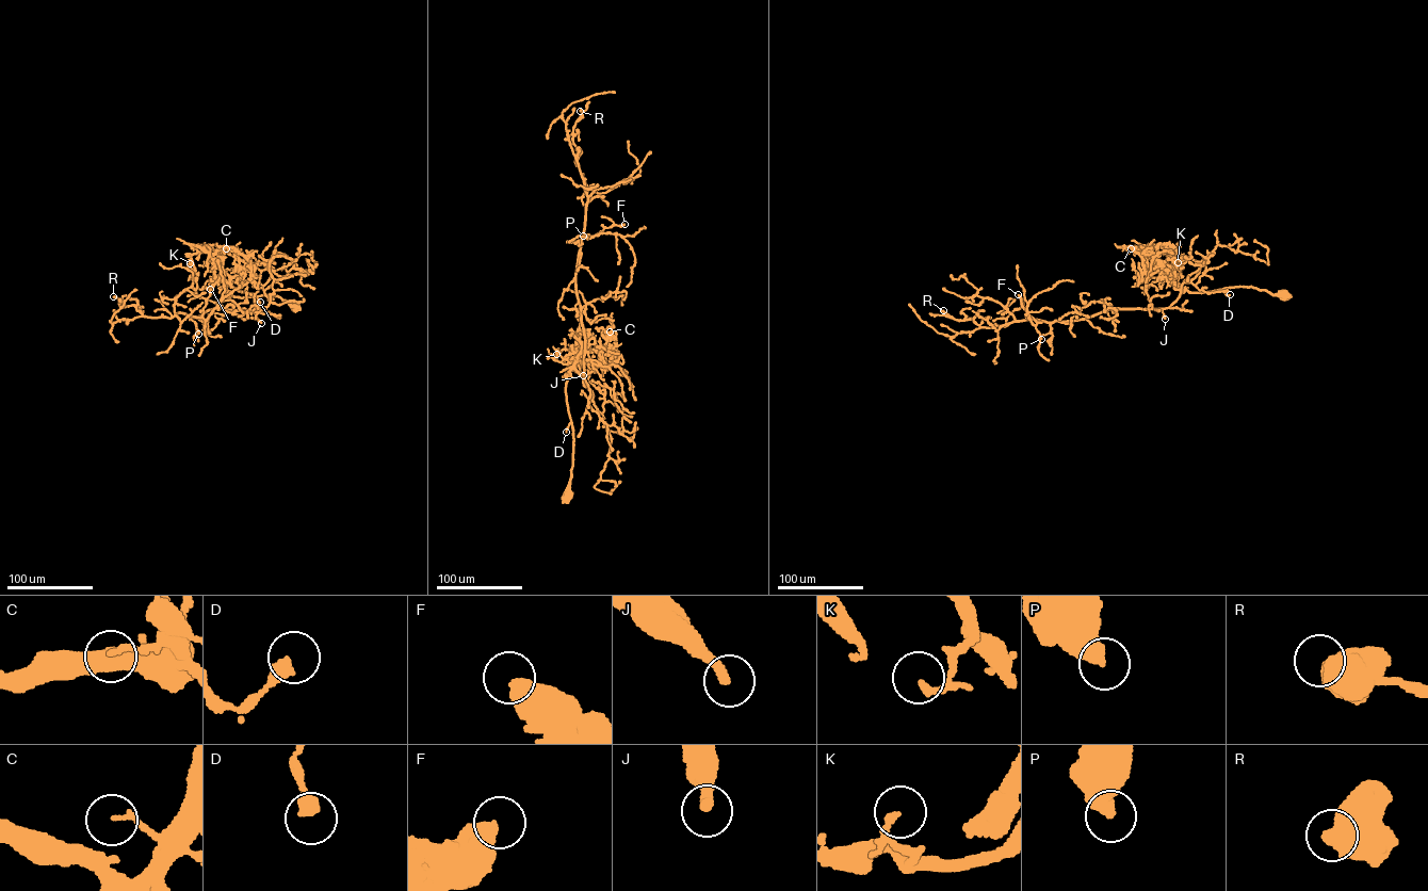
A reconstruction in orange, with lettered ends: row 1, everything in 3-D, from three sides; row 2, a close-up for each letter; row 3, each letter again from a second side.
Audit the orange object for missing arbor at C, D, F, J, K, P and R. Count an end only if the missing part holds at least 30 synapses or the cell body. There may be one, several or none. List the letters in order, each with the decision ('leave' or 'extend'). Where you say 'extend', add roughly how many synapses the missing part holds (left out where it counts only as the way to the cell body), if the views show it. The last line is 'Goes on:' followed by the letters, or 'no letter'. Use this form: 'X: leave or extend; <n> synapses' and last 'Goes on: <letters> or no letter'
C: leave
D: leave
F: leave
J: extend; 110 synapses
K: leave
P: leave
R: leave
Goes on: J

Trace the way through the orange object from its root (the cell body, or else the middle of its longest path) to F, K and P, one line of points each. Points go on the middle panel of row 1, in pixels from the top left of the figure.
F: (567, 498), (571, 368), (586, 386), (575, 282), (581, 241), (625, 224)
K: (567, 498), (573, 437), (566, 383), (578, 356), (588, 347), (588, 330), (580, 331), (573, 347), (556, 354)
P: (567, 498), (573, 430), (565, 387), (571, 368), (583, 375), (586, 386), (585, 338), (575, 282), (583, 236)

